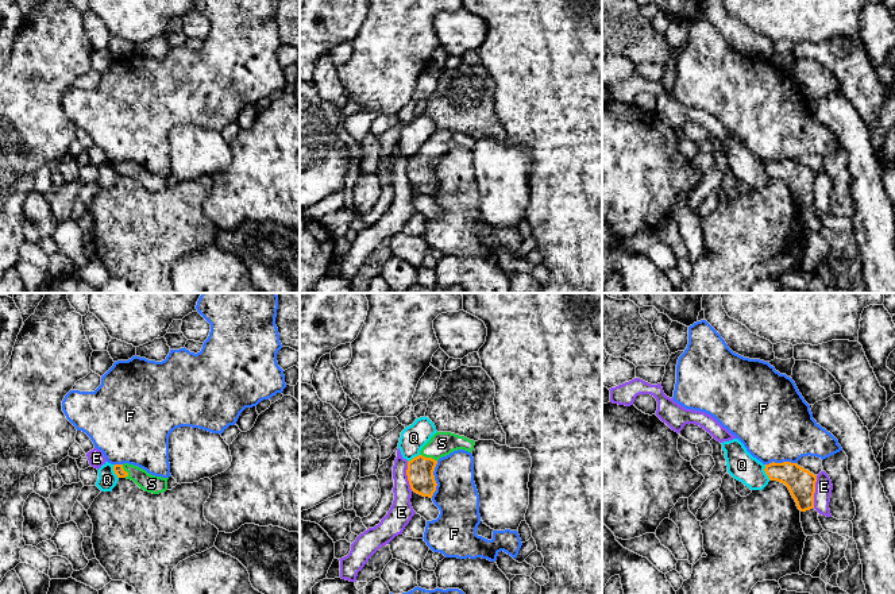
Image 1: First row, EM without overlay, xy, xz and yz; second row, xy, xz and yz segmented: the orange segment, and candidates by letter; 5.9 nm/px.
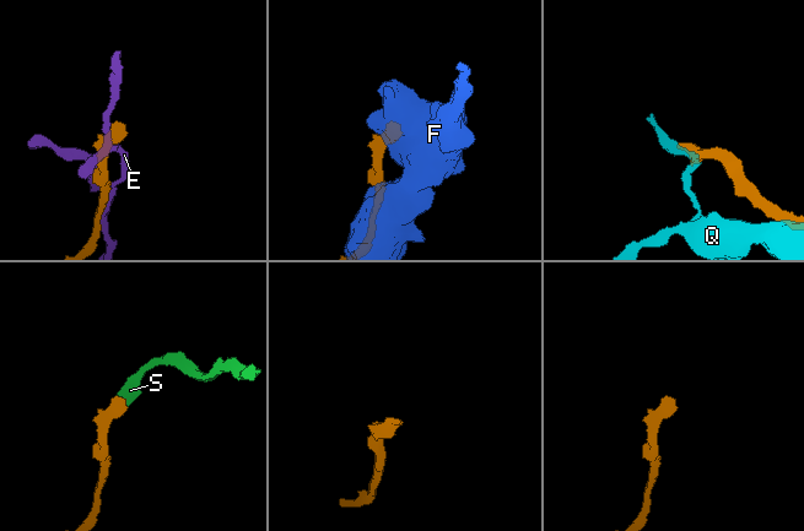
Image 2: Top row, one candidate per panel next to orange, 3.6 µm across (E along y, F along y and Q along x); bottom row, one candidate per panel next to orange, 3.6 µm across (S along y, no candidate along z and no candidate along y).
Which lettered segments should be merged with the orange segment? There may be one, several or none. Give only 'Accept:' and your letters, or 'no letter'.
Accept: S

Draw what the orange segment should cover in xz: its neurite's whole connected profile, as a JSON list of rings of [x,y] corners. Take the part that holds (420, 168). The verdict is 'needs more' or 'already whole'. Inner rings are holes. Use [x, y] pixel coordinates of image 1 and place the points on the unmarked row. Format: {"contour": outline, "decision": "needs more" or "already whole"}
{"contour": [[[436,130],[421,146],[420,153],[408,159],[406,173],[410,186],[423,194],[432,196],[437,184],[433,173],[437,158],[458,147],[472,150],[474,143],[475,139],[464,134]]], "decision": "needs more"}

